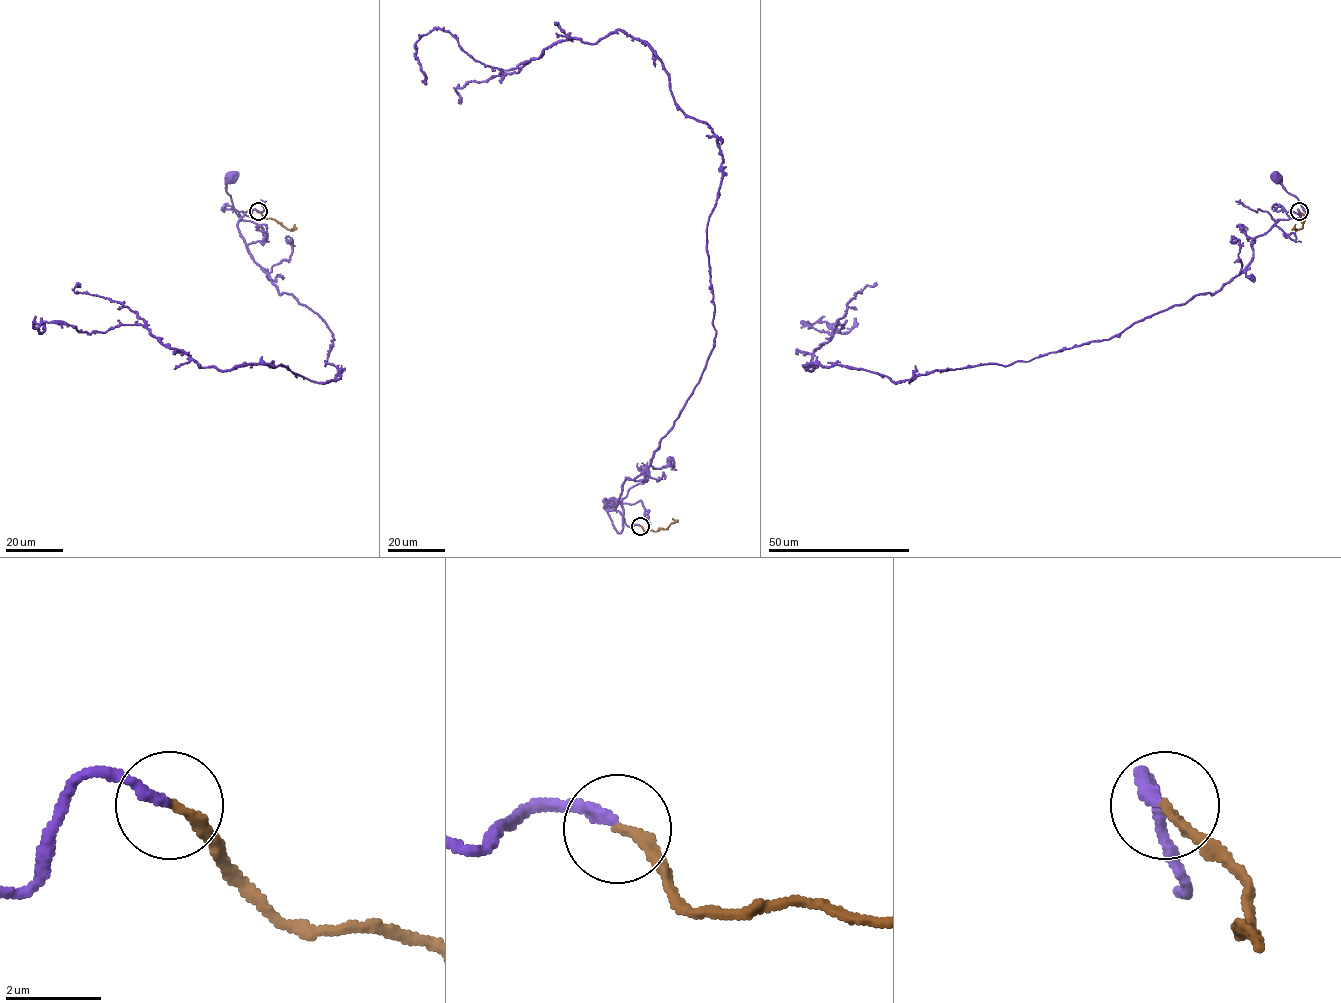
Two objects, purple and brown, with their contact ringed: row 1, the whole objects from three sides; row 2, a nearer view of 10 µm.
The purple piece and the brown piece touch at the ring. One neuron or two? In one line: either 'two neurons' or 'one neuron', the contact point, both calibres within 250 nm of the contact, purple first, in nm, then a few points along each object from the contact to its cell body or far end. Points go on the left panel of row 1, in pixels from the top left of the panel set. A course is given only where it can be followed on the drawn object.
one neuron | (258, 211) | 240/200 nm | purple via (258, 211), (254, 209), (247, 216), (240, 211), (241, 218), (238, 215), (226, 191), (230, 178) | brown via (258, 211), (292, 230), (295, 224)

